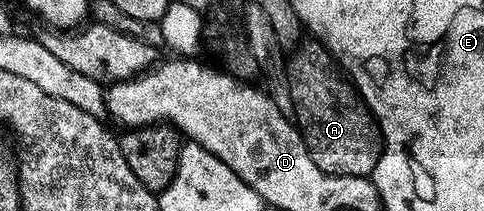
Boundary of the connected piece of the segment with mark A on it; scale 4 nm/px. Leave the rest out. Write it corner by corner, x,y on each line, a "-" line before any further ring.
304,44
297,53
299,62
296,63
295,69
303,82
295,89
295,113
293,112
294,120
309,147
309,155
313,155
313,163
317,163
317,167
321,167
321,171
329,175
370,178
383,157
383,135
379,131
379,123
371,110
363,104
363,98
359,96
354,84
345,79
335,58
322,44
311,44
315,45

